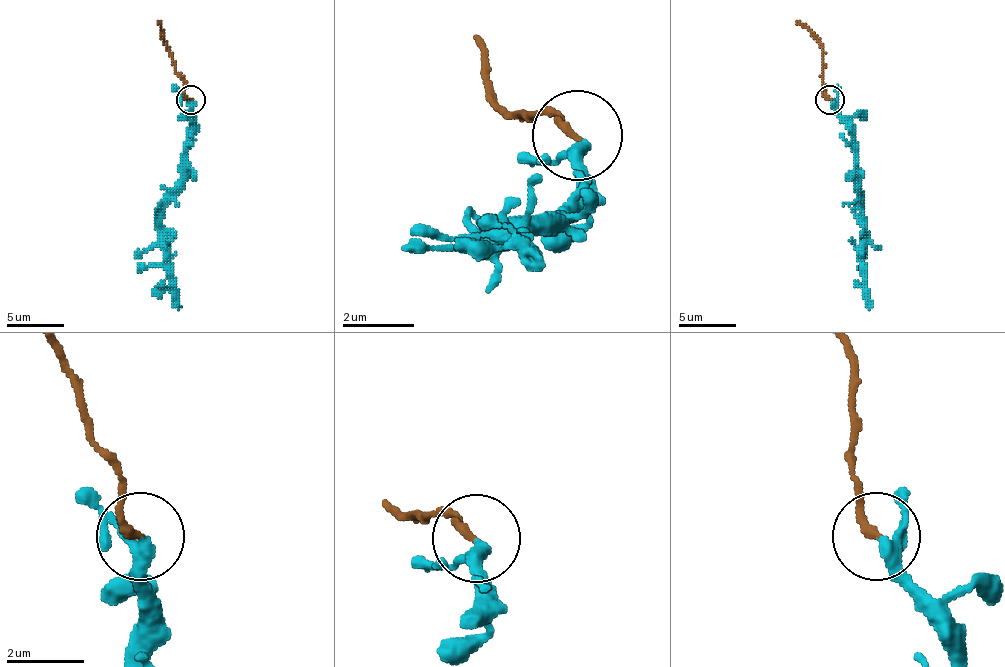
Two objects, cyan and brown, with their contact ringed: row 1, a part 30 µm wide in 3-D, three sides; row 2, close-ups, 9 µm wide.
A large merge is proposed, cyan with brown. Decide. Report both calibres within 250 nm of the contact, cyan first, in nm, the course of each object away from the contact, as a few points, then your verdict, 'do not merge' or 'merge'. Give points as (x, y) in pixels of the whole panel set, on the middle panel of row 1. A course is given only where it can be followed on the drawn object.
280/240 nm | cyan via (575, 133), (566, 205), (557, 214), (485, 241), (512, 241), (539, 259) | brown via (575, 133), (557, 115), (512, 115), (476, 34) | do not merge

